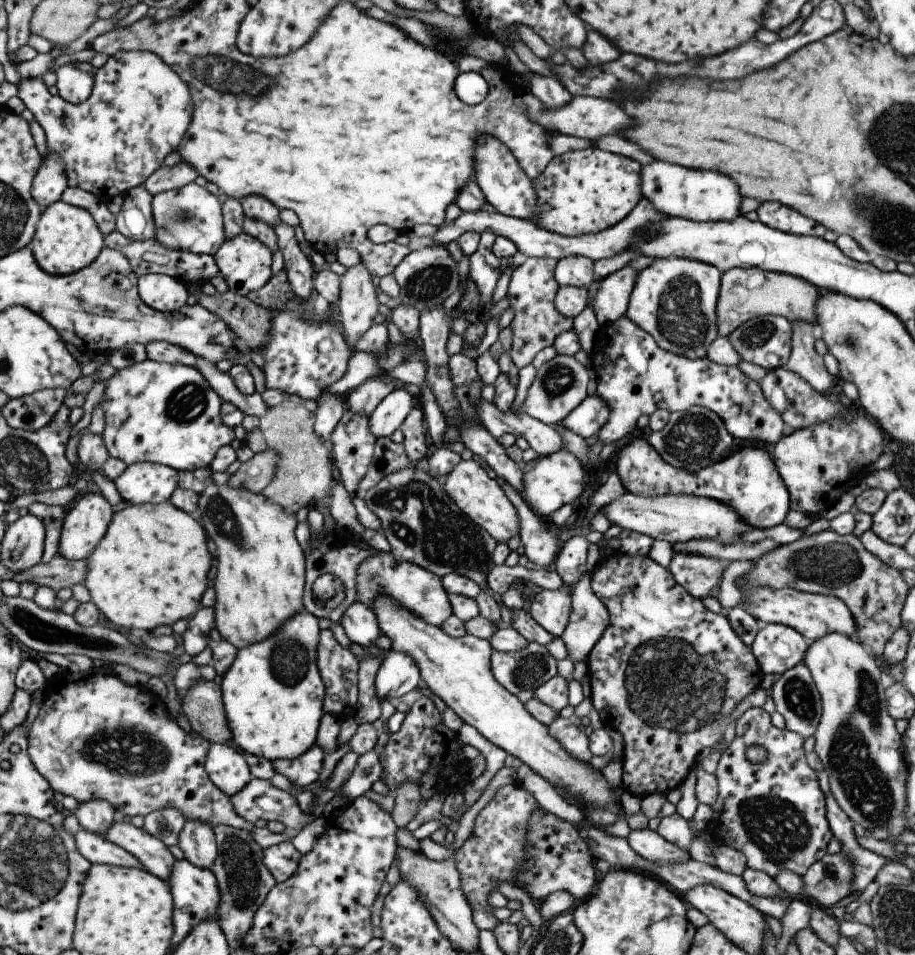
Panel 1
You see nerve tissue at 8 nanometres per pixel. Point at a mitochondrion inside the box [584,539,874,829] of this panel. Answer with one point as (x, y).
(682, 697)

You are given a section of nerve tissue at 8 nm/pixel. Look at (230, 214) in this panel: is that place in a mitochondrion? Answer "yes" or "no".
no

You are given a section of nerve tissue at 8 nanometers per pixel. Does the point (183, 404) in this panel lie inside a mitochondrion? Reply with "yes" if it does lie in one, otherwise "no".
yes

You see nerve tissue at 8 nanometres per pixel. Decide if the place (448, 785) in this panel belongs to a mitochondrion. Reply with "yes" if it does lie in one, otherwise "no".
no

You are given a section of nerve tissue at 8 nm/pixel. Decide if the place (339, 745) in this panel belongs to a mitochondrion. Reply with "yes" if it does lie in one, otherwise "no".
no

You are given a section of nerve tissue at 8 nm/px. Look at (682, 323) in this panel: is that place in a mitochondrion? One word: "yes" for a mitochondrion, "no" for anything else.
yes

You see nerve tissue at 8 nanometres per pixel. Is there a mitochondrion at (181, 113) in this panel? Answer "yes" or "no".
no

